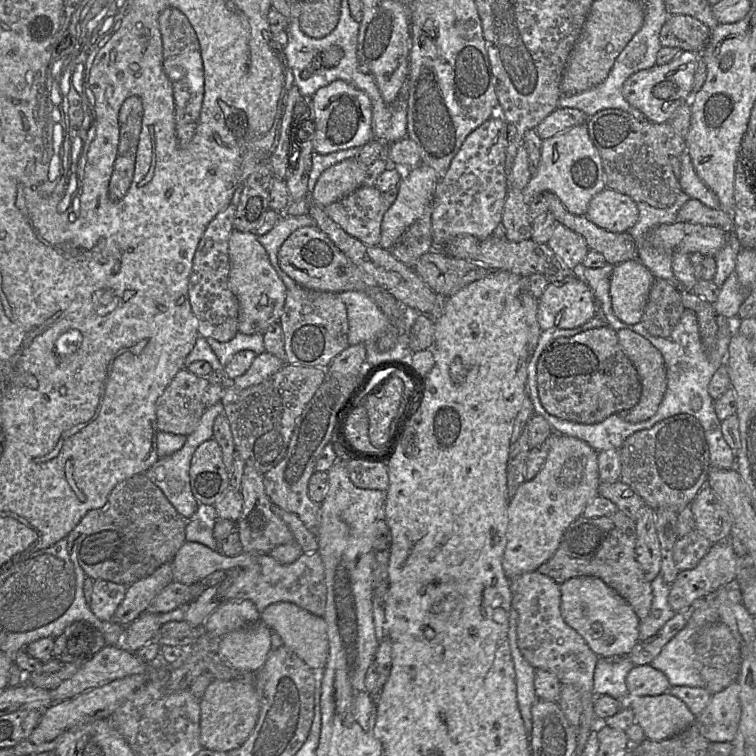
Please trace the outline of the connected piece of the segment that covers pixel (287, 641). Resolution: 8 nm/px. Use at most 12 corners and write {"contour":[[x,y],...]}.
{"contour":[[294,603],[260,621],[310,668],[324,668],[327,624]]}

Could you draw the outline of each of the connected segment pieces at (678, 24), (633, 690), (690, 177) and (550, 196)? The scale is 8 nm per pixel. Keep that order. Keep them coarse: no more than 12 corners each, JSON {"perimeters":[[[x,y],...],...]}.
{"perimeters":[[[670,15],[681,51],[701,53],[711,31],[688,15]],[[650,664],[626,676],[629,697],[657,696],[671,687]],[[688,150],[679,158],[682,192],[709,208],[718,197],[698,177]],[[552,192],[544,201],[557,224],[580,234],[607,264],[638,260],[628,232],[606,231],[570,213]]]}

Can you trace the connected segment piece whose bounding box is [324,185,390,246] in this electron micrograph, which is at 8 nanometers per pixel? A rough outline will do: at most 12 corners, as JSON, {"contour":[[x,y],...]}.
{"contour":[[363,185],[324,209],[346,233],[378,246],[389,207]]}

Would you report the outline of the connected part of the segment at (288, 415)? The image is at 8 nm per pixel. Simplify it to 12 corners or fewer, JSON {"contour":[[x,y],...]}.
{"contour":[[285,364],[222,397],[236,453],[265,474],[285,456],[326,368]]}

